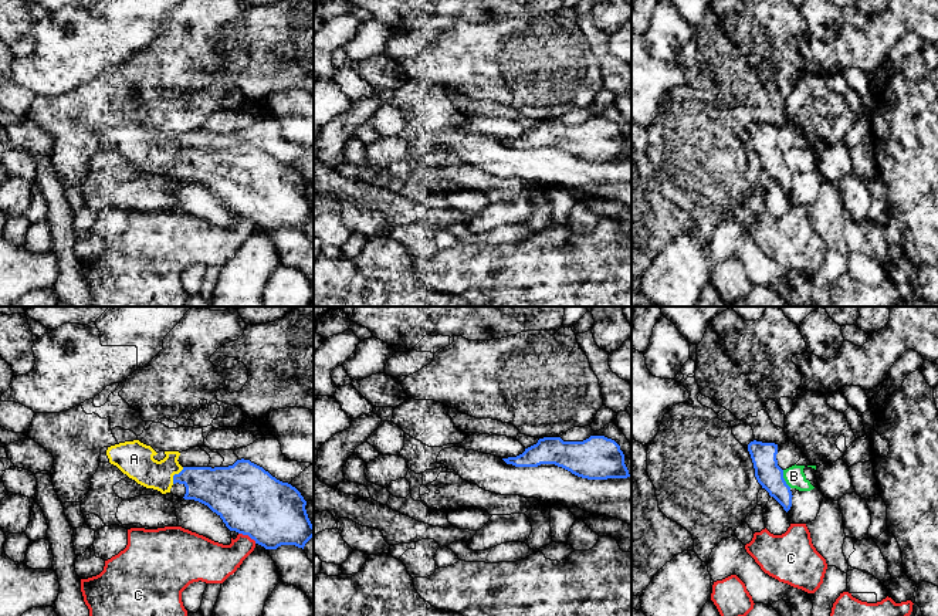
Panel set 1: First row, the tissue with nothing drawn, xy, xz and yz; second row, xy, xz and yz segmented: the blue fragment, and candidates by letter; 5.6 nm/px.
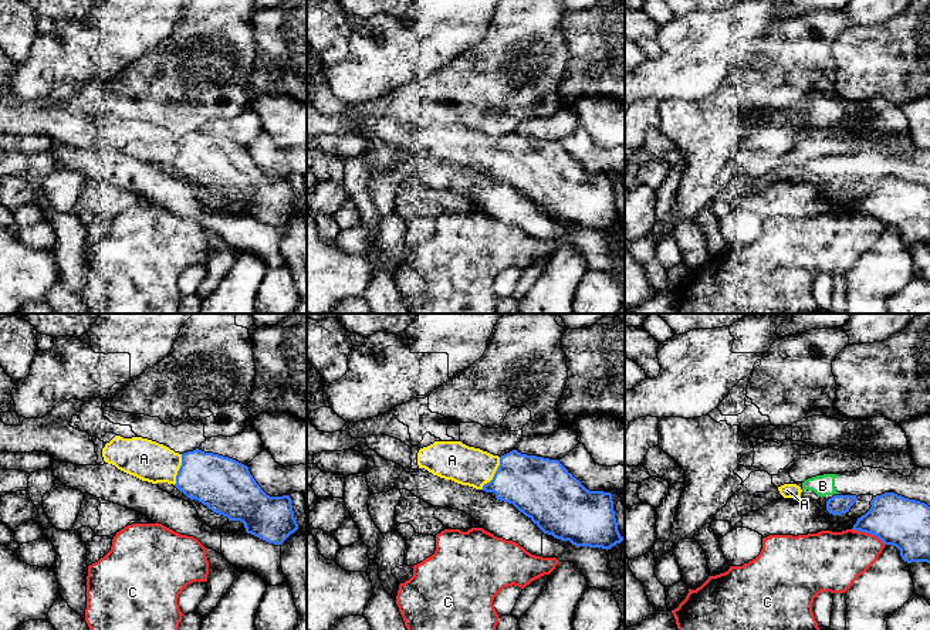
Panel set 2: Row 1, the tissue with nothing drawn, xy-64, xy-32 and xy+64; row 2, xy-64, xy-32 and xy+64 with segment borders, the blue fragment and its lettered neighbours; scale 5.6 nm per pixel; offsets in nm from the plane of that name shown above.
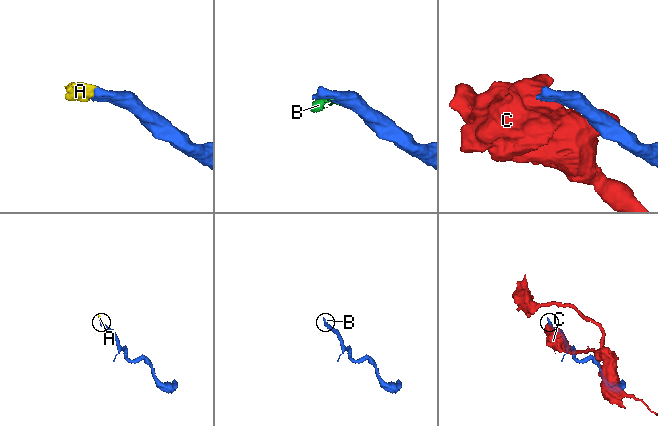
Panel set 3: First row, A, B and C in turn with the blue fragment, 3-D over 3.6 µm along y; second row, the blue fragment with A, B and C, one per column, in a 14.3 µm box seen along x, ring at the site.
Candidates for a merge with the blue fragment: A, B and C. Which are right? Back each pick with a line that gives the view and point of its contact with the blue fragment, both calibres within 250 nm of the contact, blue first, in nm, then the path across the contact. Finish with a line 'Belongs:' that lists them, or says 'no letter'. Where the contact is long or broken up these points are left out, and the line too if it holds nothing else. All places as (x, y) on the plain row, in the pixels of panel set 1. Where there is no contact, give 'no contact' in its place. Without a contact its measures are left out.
A: xy (175, 156) | 220/200 nm | across xy (216, 169), (189, 158), (175, 156), (152, 156), (134, 141)
Belongs: A

